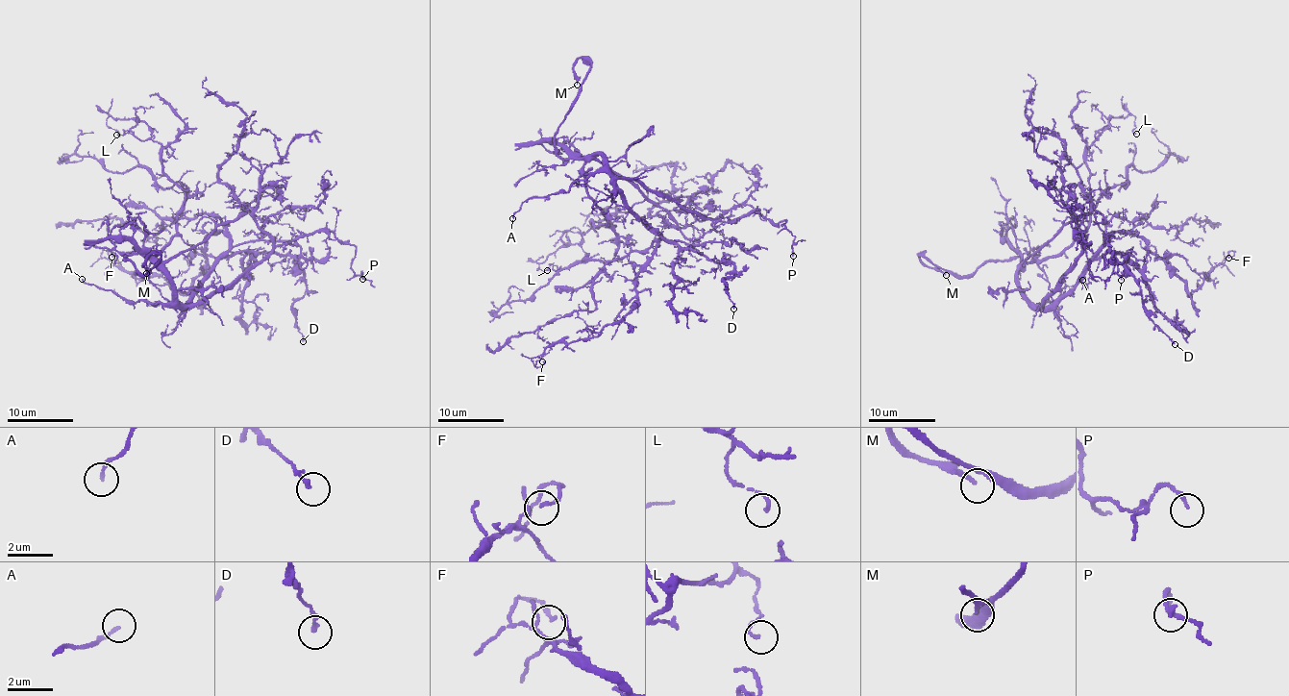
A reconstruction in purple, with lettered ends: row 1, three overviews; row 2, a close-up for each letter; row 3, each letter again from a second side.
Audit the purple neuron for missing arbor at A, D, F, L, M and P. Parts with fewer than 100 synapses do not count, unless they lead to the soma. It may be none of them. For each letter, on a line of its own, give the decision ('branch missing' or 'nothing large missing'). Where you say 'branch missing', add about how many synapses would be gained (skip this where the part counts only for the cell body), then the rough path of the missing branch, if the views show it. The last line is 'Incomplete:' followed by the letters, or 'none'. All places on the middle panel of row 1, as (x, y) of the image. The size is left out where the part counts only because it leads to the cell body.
A: nothing large missing
D: nothing large missing
F: nothing large missing
L: nothing large missing
M: branch missing; missing branch runs (577, 85), (587, 78), (599, 62), (608, 44), (605, 37)
P: nothing large missing
Incomplete: M

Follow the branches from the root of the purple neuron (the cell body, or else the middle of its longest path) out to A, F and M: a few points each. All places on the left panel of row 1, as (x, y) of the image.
A: (176, 310), (180, 313), (183, 308), (158, 302), (122, 300), (111, 290), (88, 285), (82, 279)
F: (176, 310), (229, 249), (222, 231), (206, 238), (206, 267), (185, 293), (100, 254), (111, 257)
M: (176, 310), (148, 279), (151, 260), (138, 254), (123, 259), (145, 273), (158, 254), (145, 260), (146, 273)

